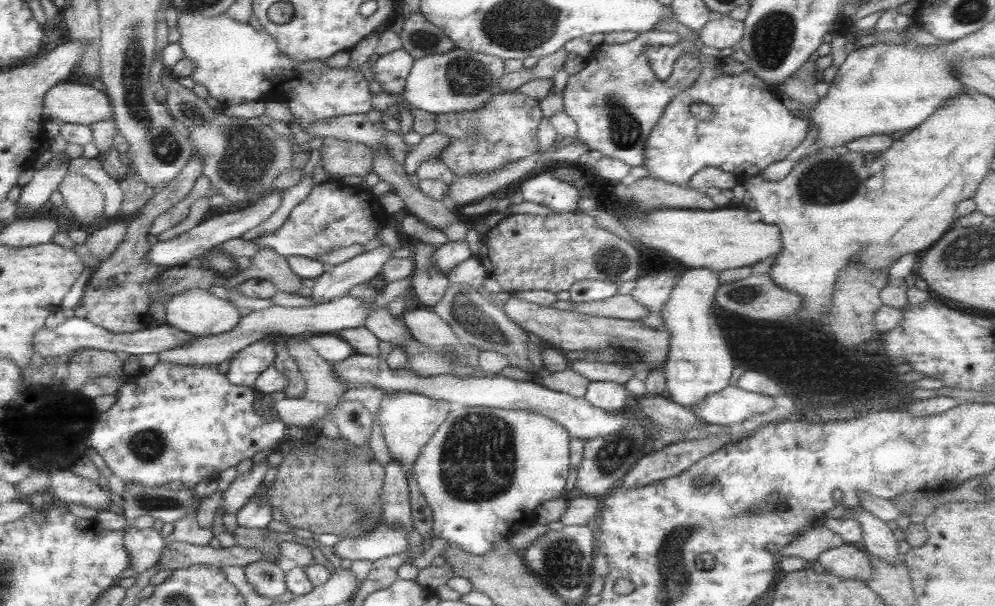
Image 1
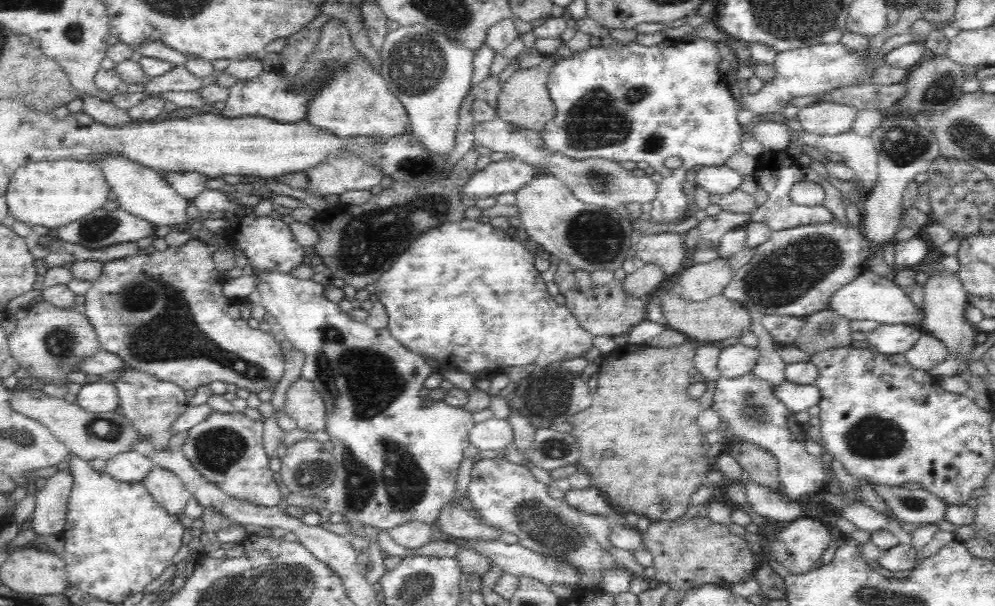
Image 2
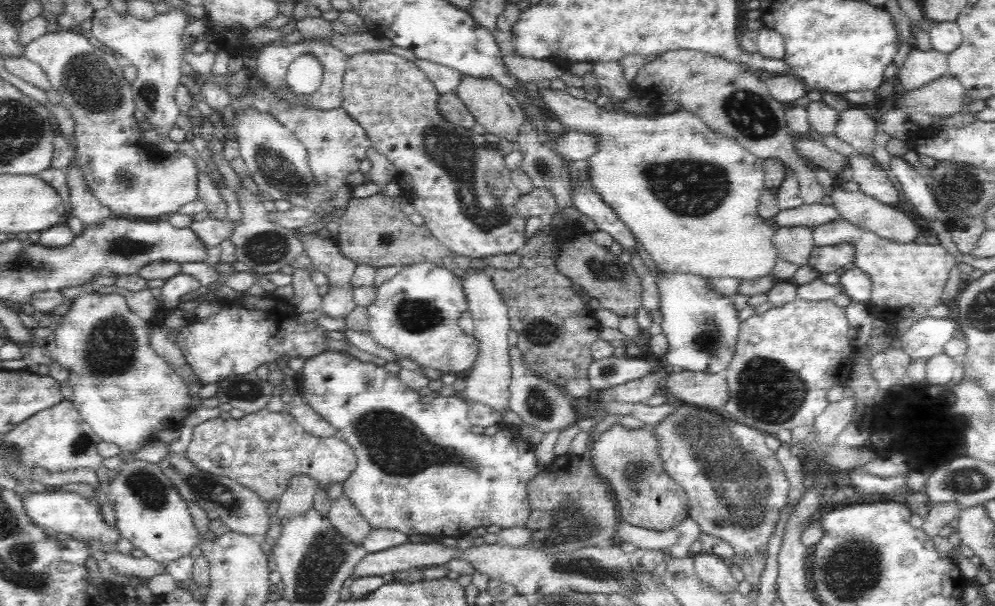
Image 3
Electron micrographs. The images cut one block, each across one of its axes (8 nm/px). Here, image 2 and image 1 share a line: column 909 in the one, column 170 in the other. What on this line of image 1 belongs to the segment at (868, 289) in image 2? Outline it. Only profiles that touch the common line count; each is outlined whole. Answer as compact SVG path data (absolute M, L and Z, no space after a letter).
M188 289L173 294L166 307L166 319L163 323L173 326L194 337L209 337L232 330L242 318L240 309L232 302L222 299L204 289Z

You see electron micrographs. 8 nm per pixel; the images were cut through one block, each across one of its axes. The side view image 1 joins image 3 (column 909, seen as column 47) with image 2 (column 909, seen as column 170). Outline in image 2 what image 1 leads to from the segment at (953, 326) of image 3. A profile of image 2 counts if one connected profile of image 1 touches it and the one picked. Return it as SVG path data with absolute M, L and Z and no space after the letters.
M879 324L876 330L865 337L876 352L883 355L895 355L905 354L924 333L923 329L904 324Z

